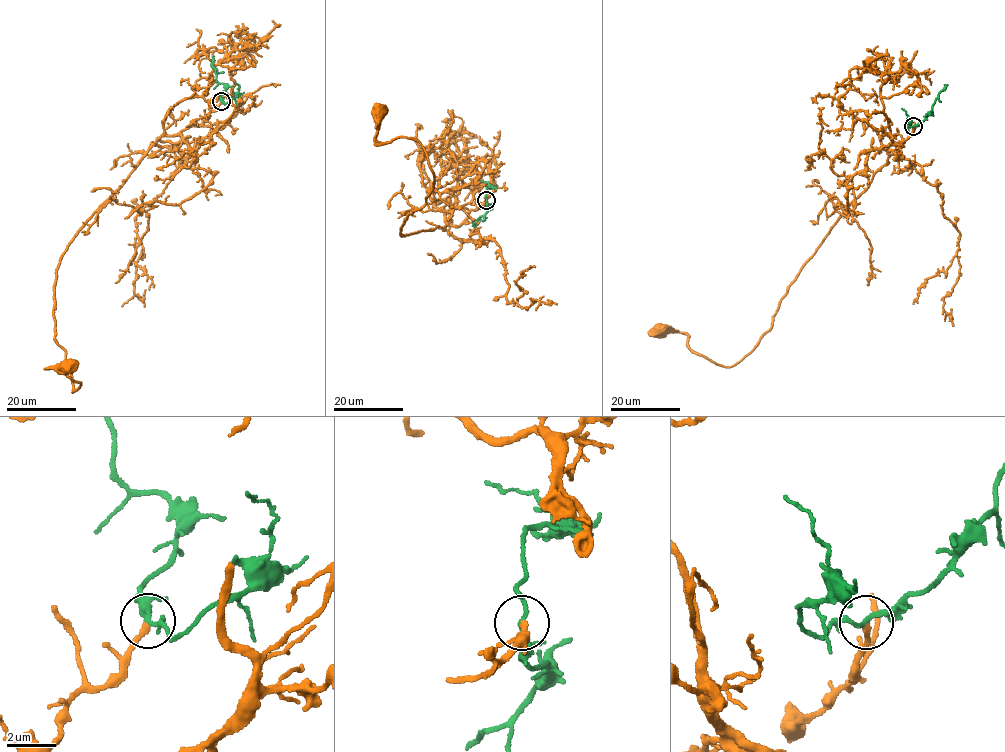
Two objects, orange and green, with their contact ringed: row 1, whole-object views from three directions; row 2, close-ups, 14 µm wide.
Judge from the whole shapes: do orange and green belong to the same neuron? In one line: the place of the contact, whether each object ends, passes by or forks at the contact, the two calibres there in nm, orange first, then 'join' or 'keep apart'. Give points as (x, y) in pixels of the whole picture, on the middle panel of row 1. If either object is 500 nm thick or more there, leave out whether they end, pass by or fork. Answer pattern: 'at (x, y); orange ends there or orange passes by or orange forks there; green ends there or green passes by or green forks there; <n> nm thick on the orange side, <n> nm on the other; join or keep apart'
at (486, 200); orange ends there; green passes by; 200 nm thick on the orange side, 180 nm on the other; join

